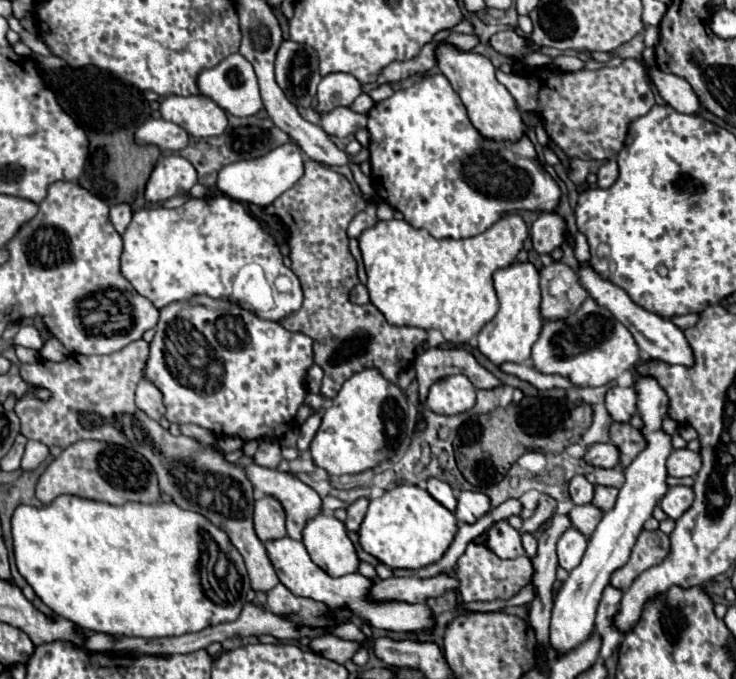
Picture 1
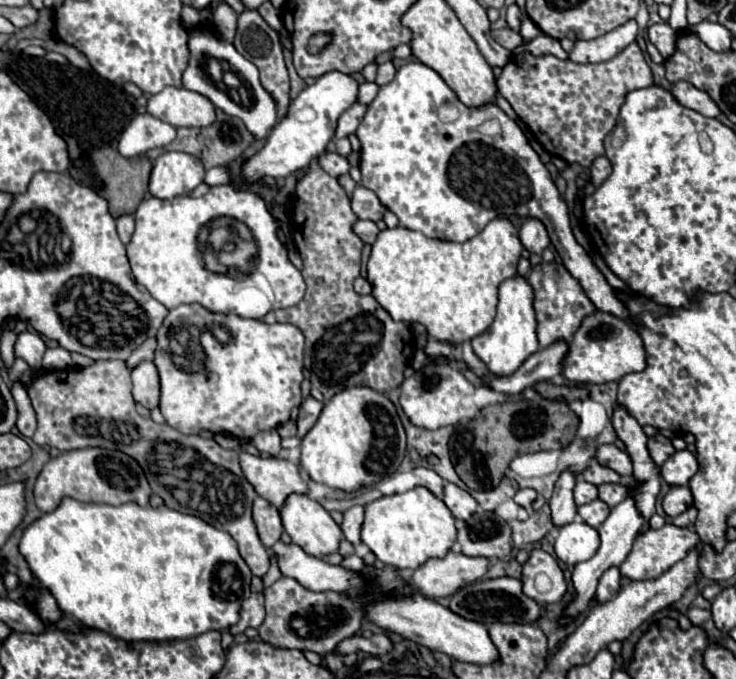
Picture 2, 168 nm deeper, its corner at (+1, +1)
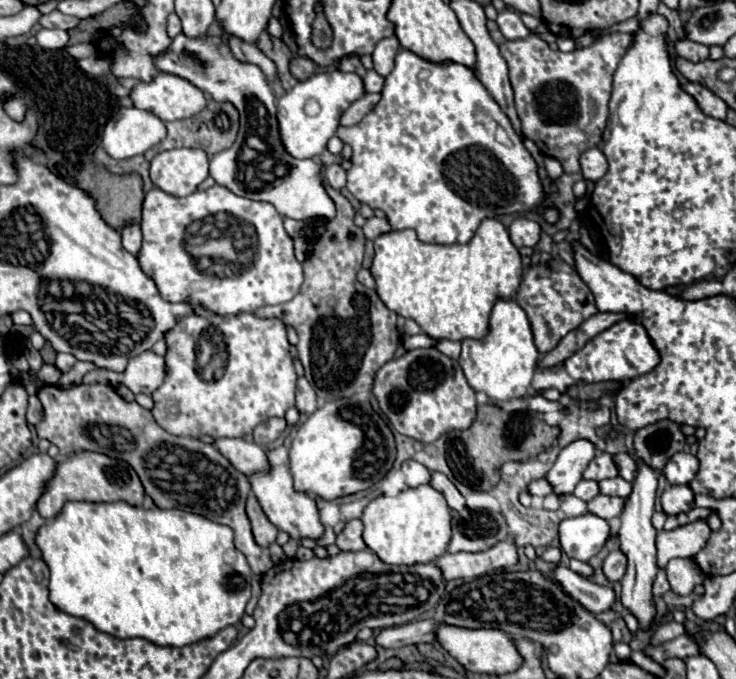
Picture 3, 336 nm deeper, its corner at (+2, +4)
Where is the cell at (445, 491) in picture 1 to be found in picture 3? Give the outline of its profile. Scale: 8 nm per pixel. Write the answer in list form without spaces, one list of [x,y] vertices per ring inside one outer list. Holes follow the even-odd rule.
[[[406,460],[402,464],[402,472],[406,476],[406,484],[412,486],[412,488],[420,486],[420,484],[428,484],[428,480],[430,480],[428,468],[424,464],[416,462],[416,460]]]

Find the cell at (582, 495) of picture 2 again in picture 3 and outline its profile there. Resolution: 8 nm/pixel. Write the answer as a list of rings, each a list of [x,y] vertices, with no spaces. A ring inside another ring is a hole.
[[[580,480],[580,484],[576,486],[576,490],[574,490],[574,496],[578,496],[578,498],[582,498],[582,500],[586,500],[586,502],[590,502],[594,496],[598,496],[600,494],[600,490],[598,490],[598,482],[594,482],[594,480]]]

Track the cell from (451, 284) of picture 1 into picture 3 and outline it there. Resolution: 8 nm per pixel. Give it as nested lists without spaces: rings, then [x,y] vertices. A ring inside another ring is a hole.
[[[482,220],[474,238],[468,244],[424,244],[416,238],[414,230],[392,230],[374,240],[374,262],[372,276],[376,280],[376,292],[380,300],[396,314],[412,318],[422,332],[434,340],[462,340],[462,338],[484,338],[488,334],[490,314],[496,300],[512,300],[522,280],[522,260],[516,246],[510,242],[508,230],[500,220]]]

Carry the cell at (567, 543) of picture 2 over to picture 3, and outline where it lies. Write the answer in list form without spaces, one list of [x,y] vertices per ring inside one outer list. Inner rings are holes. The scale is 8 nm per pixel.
[[[588,512],[578,518],[566,518],[560,524],[560,544],[568,558],[590,560],[596,556],[610,538],[610,526],[606,520]]]

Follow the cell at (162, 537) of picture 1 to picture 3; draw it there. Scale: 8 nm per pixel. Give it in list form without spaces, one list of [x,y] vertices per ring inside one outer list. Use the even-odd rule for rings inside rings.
[[[66,502],[62,512],[54,518],[48,520],[36,536],[36,544],[42,550],[42,558],[50,568],[50,600],[56,604],[62,612],[68,612],[72,616],[80,616],[82,620],[88,620],[94,624],[100,632],[106,632],[116,638],[144,638],[156,646],[188,646],[194,642],[200,642],[204,638],[212,638],[216,632],[224,630],[226,626],[238,624],[246,602],[250,600],[250,580],[252,580],[252,570],[248,568],[248,562],[244,560],[242,552],[236,552],[234,546],[234,532],[232,528],[224,524],[216,524],[200,514],[184,512],[184,510],[144,510],[130,506],[126,502],[112,502],[112,504],[94,504],[94,502]]]

